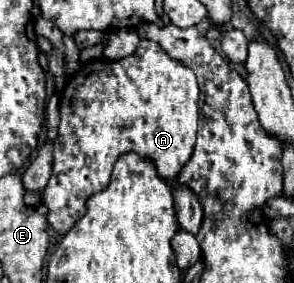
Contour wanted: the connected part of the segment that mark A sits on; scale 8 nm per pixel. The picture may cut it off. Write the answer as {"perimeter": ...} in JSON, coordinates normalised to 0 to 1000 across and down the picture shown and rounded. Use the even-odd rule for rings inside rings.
{"perimeter":[[[483,138],[463,187],[374,216],[374,208],[320,208],[272,237],[259,272],[238,272],[224,314],[204,343],[204,449],[197,498],[184,505],[184,576],[177,625],[143,675],[143,710],[163,731],[163,788],[170,802],[218,830],[231,823],[259,781],[293,746],[293,710],[367,661],[381,590],[395,562],[422,541],[469,541],[490,562],[510,562],[531,583],[531,604],[551,633],[592,633],[626,576],[646,562],[660,505],[667,505],[667,435],[673,435],[673,293],[660,251],[626,237],[619,223],[578,208],[565,180],[524,145]]]}

